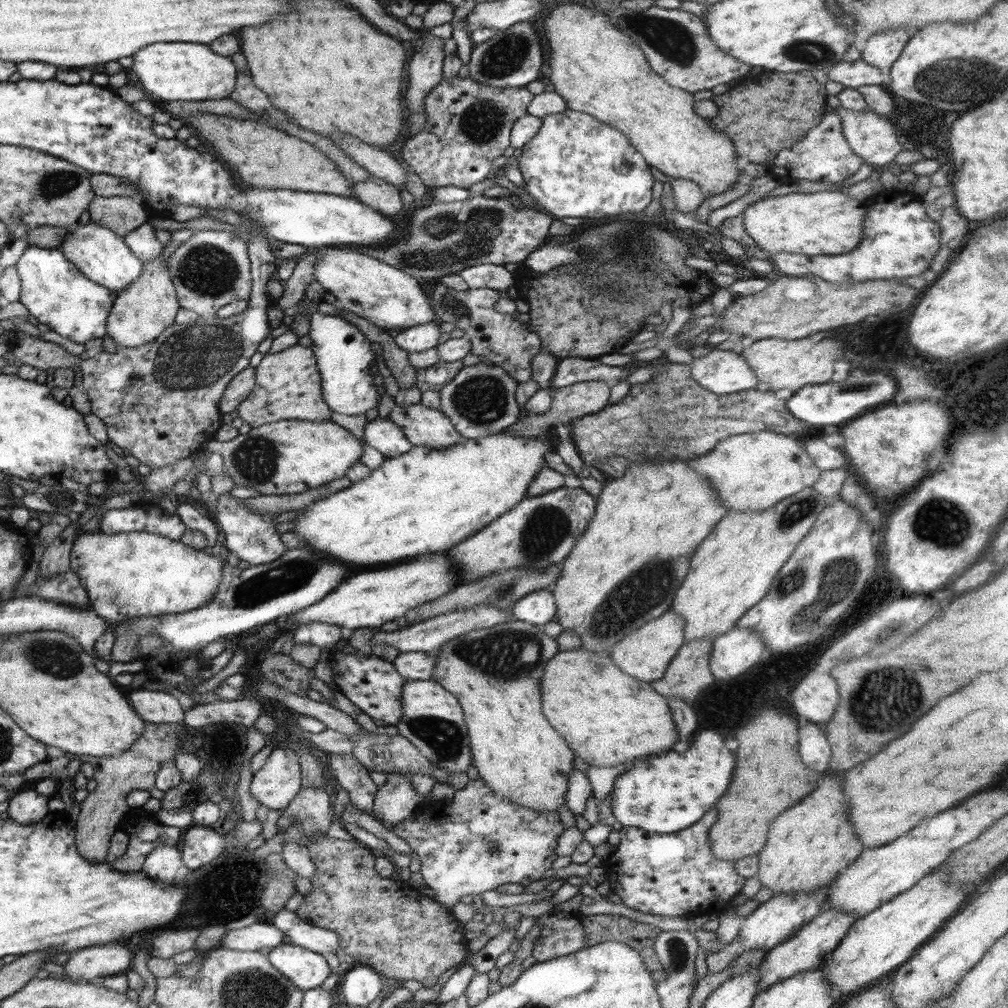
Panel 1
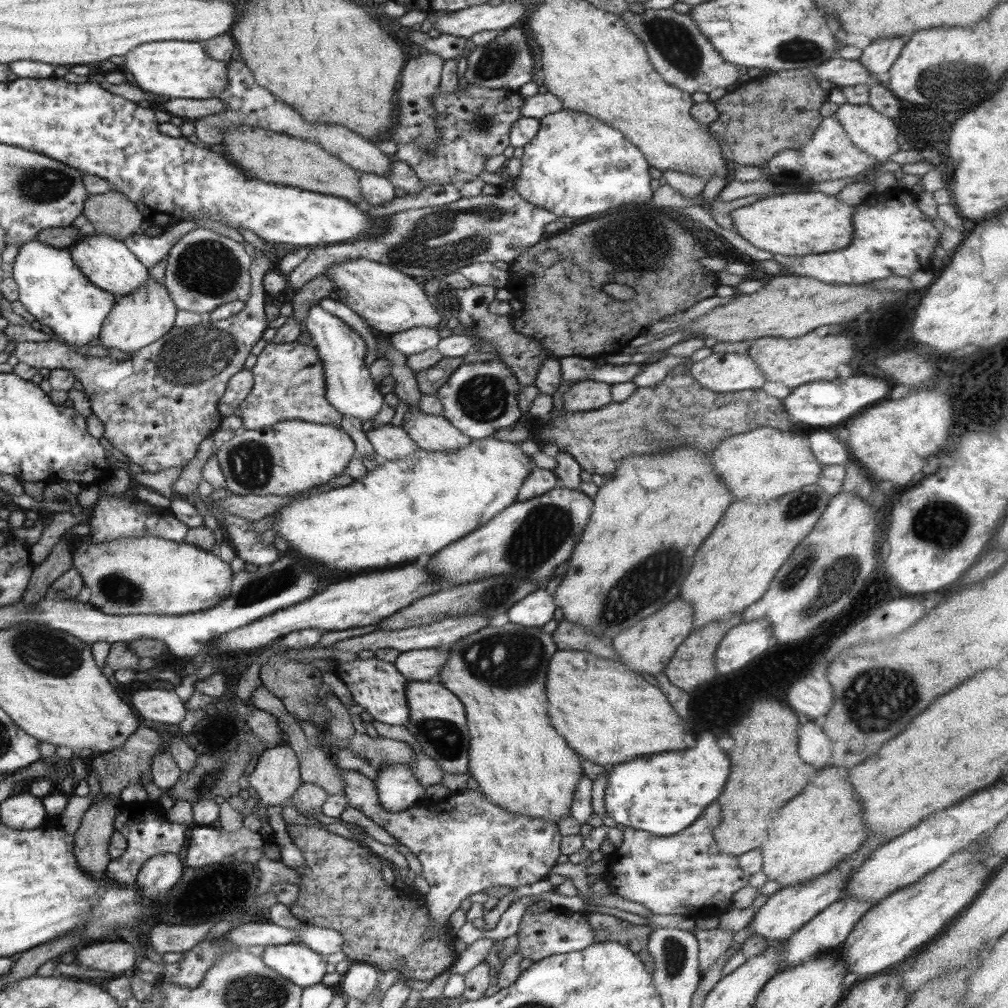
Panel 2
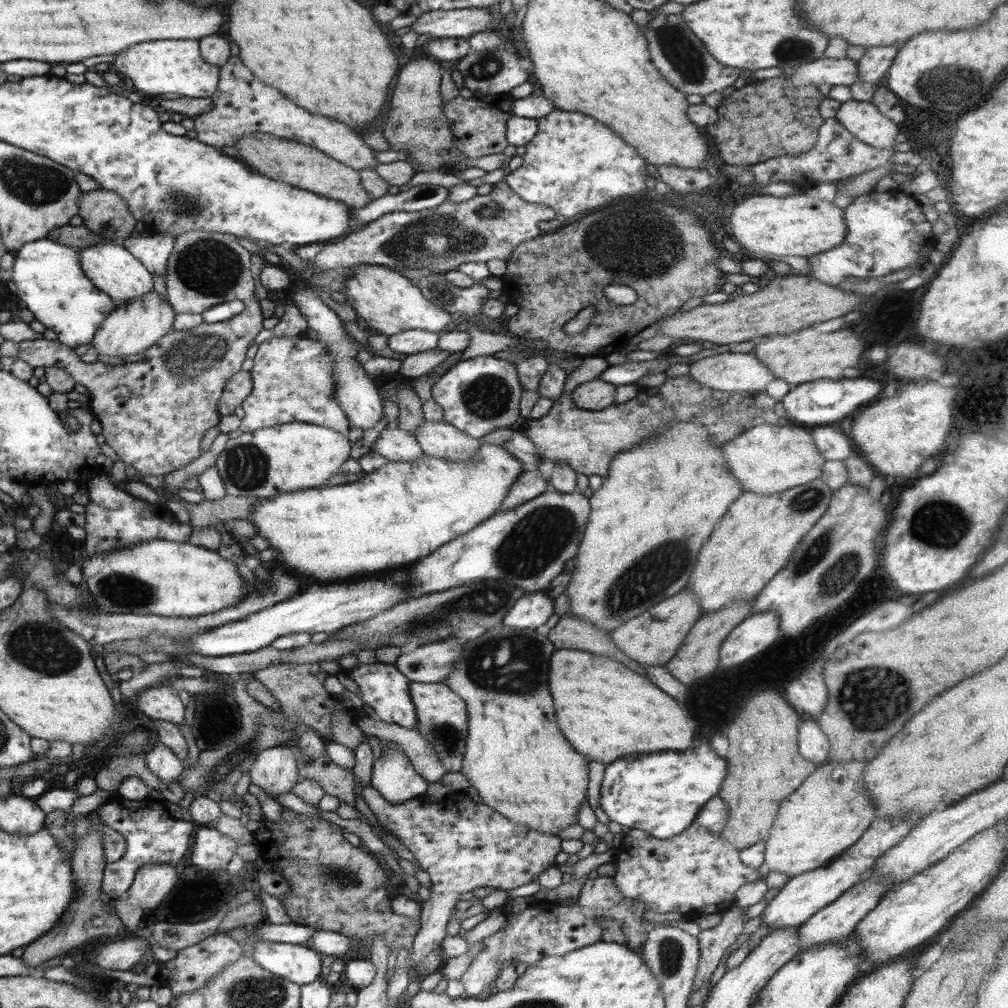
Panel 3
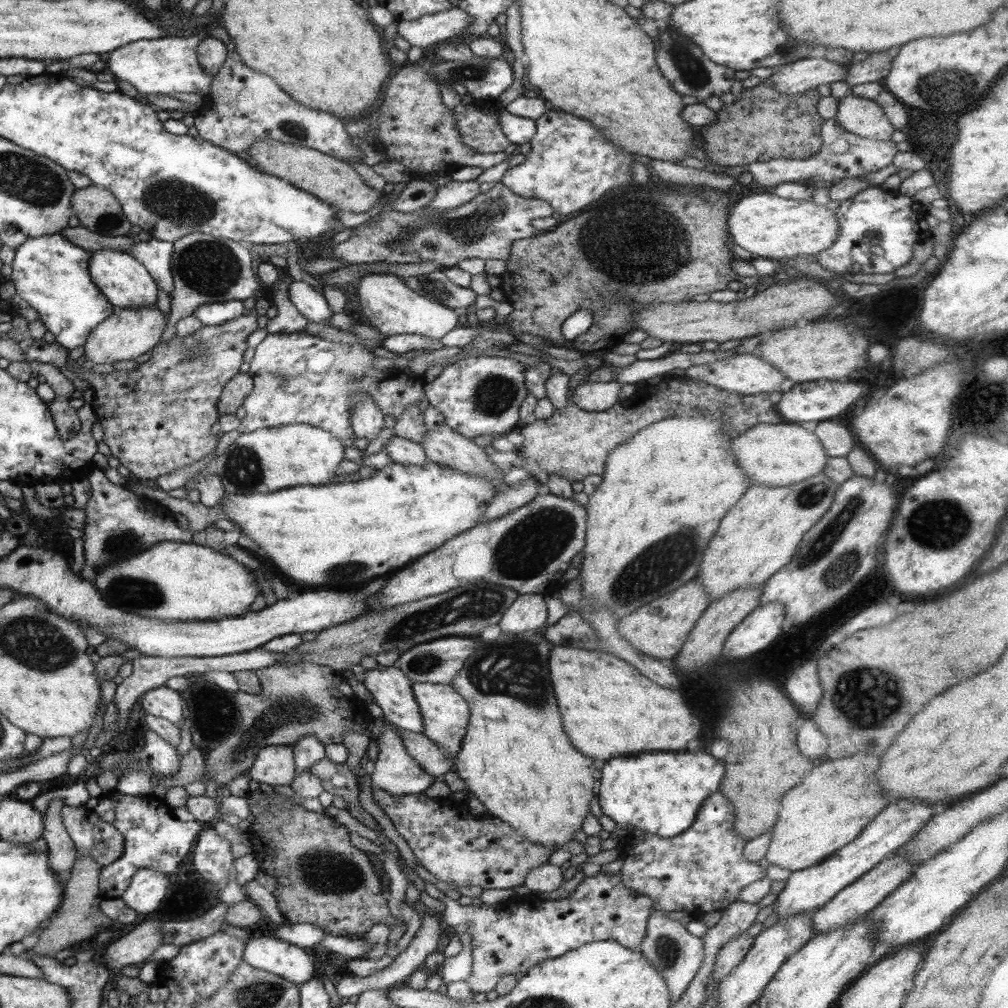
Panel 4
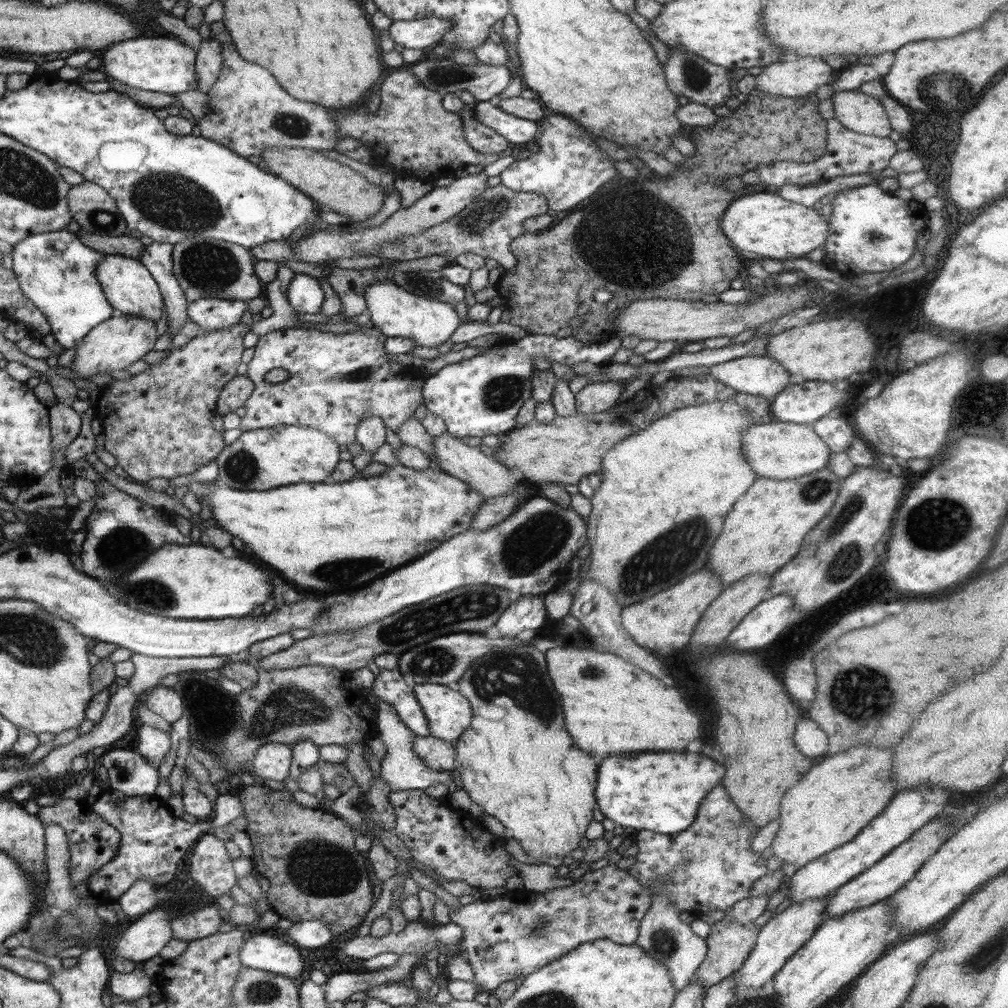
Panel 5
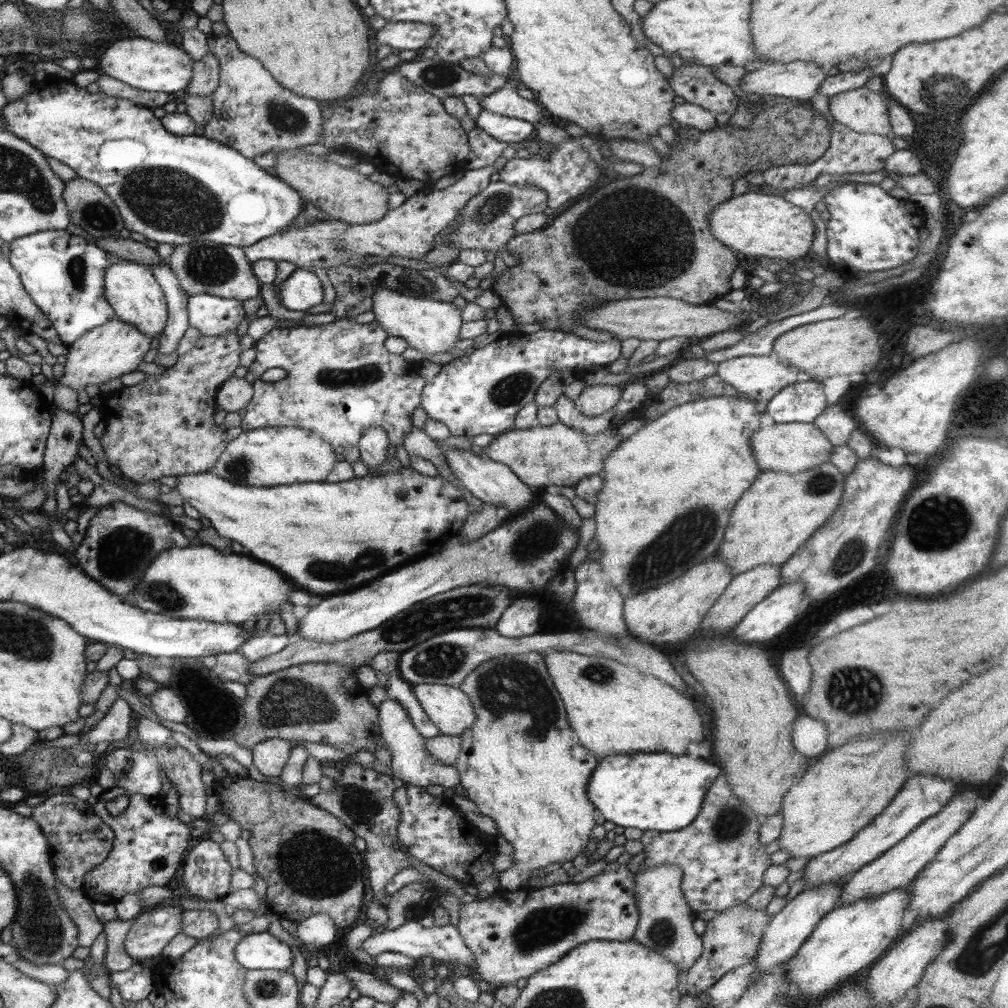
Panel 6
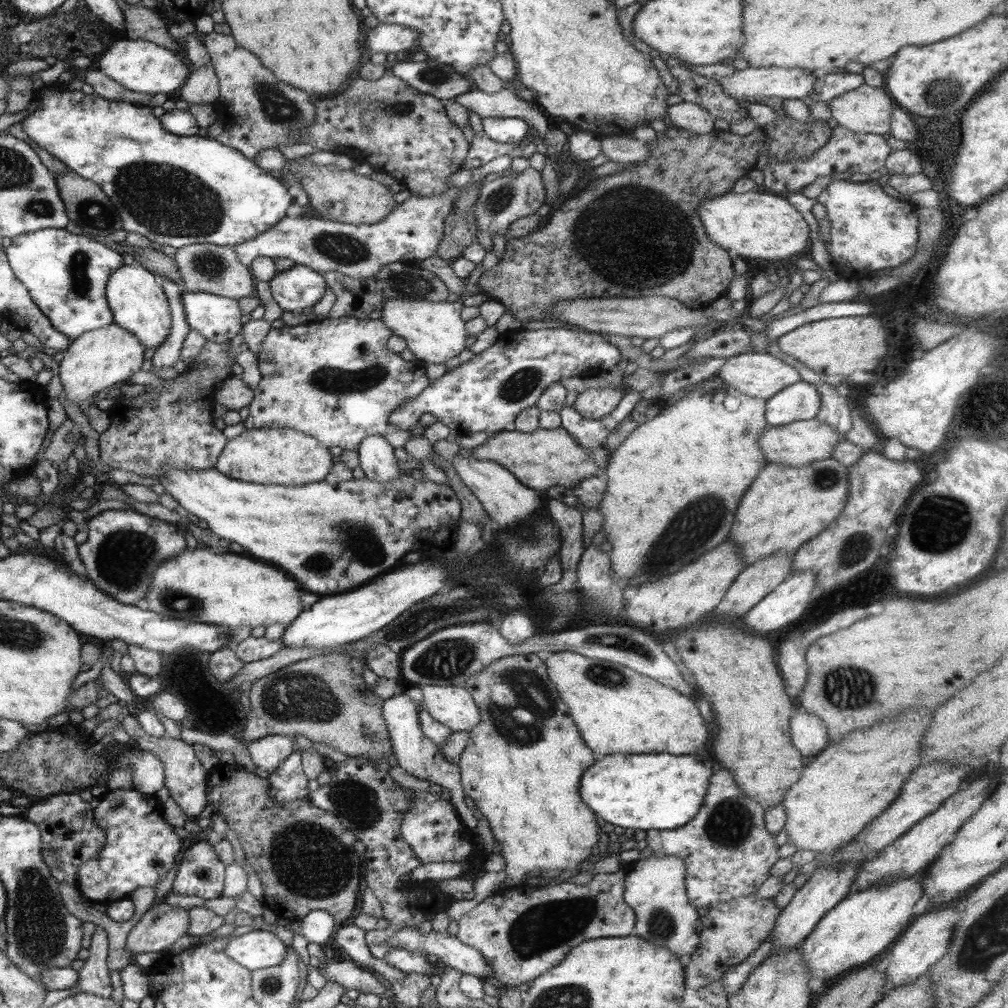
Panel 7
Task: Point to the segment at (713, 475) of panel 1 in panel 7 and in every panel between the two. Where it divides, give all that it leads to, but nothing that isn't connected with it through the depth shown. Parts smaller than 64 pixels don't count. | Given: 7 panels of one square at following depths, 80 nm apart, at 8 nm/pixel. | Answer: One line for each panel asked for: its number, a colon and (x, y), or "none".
2: (759, 465)
3: (767, 458)
4: (778, 455)
5: (778, 451)
6: (791, 448)
7: (799, 443)

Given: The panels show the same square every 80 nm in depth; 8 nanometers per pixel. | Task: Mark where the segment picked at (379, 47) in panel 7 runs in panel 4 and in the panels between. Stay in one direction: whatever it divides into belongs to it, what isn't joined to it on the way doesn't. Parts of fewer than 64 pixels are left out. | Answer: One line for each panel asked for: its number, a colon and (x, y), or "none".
4: (430, 29)
5: (418, 34)
6: (401, 36)

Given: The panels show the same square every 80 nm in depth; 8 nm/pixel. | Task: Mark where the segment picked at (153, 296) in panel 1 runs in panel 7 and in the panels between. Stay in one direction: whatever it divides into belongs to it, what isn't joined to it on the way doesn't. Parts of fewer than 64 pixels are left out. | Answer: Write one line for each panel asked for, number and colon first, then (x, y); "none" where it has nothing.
2: (137, 320)
3: (131, 328)
4: (129, 333)
5: (124, 338)
6: (109, 351)
7: (96, 360)

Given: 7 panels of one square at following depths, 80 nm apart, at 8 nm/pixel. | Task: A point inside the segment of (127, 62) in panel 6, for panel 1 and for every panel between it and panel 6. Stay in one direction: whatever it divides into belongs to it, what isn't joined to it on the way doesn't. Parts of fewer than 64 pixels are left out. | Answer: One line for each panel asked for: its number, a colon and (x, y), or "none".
1: (171, 71)
2: (177, 69)
3: (173, 66)
4: (165, 65)
5: (163, 64)

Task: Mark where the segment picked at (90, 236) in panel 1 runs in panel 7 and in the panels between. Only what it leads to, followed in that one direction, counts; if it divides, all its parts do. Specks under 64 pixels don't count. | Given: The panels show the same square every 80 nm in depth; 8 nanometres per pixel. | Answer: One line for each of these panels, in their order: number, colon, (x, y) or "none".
2: (107, 261)
3: (114, 270)
4: (126, 282)
5: (131, 289)
6: (131, 289)
7: (139, 303)

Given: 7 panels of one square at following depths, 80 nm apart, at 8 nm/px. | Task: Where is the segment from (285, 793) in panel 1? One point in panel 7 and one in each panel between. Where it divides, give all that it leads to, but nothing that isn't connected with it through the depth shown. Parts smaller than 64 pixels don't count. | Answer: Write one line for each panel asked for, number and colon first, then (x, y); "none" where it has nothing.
2: (276, 777)
3: (275, 770)
4: (275, 765)
5: (272, 760)
6: (270, 756)
7: (268, 752)

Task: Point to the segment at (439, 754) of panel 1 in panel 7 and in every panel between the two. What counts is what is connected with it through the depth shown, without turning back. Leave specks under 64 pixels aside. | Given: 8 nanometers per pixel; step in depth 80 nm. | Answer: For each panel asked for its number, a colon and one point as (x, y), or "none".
2: (437, 716)
3: (442, 716)
4: (445, 715)
5: (449, 714)
6: (451, 710)
7: (454, 706)

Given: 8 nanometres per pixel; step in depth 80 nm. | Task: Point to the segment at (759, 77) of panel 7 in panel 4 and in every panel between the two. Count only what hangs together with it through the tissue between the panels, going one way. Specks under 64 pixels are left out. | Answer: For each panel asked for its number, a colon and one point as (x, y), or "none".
4: (808, 73)
5: (790, 78)
6: (796, 80)

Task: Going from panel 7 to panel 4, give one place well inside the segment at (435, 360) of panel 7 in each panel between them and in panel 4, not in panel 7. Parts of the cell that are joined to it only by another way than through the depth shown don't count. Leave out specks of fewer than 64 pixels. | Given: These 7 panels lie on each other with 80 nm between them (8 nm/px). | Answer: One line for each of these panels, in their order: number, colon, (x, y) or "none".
4: (388, 305)
5: (428, 322)
6: (428, 325)

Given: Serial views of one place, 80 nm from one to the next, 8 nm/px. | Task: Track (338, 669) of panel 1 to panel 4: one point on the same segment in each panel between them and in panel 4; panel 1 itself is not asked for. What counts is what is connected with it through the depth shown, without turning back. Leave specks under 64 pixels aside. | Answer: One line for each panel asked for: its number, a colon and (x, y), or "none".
2: (378, 686)
3: (383, 687)
4: (392, 690)

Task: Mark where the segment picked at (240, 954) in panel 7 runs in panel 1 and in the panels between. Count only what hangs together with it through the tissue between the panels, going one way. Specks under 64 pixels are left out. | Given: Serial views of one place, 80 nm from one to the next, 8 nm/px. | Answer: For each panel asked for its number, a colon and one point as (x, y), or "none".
1: (307, 970)
2: (305, 968)
3: (298, 963)
4: (291, 962)
5: (260, 952)
6: (261, 951)

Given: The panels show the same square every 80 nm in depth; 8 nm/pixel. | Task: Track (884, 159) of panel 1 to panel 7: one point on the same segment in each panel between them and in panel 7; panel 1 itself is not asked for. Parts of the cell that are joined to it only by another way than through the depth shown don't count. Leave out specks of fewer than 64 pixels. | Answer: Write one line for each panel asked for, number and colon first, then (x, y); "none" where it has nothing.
2: (875, 134)
3: (863, 119)
4: (859, 115)
5: (858, 111)
6: (863, 110)
7: (868, 109)

